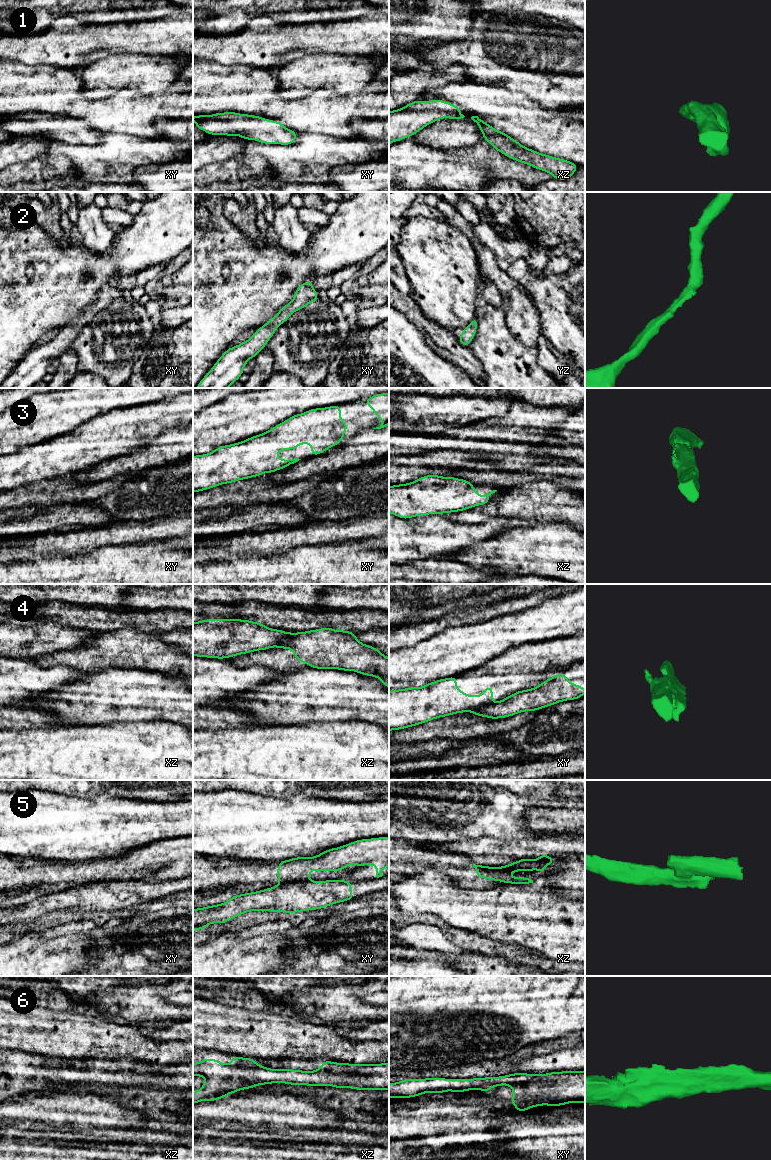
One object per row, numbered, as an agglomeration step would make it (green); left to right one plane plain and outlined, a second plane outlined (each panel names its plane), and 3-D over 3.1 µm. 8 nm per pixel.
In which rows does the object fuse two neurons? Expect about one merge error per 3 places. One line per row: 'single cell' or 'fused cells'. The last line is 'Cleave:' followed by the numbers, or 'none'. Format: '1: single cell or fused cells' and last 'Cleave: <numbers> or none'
1: single cell
2: single cell
3: single cell
4: fused cells
5: fused cells
6: single cell
Cleave: 4, 5

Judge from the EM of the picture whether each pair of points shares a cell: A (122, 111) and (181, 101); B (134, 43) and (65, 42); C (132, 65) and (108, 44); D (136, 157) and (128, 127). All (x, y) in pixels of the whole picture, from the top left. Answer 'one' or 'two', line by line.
A: one
B: one
C: two
D: two

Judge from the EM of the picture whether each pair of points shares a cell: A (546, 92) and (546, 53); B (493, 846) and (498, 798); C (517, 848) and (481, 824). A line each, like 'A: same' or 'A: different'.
A: same
B: different
C: different

